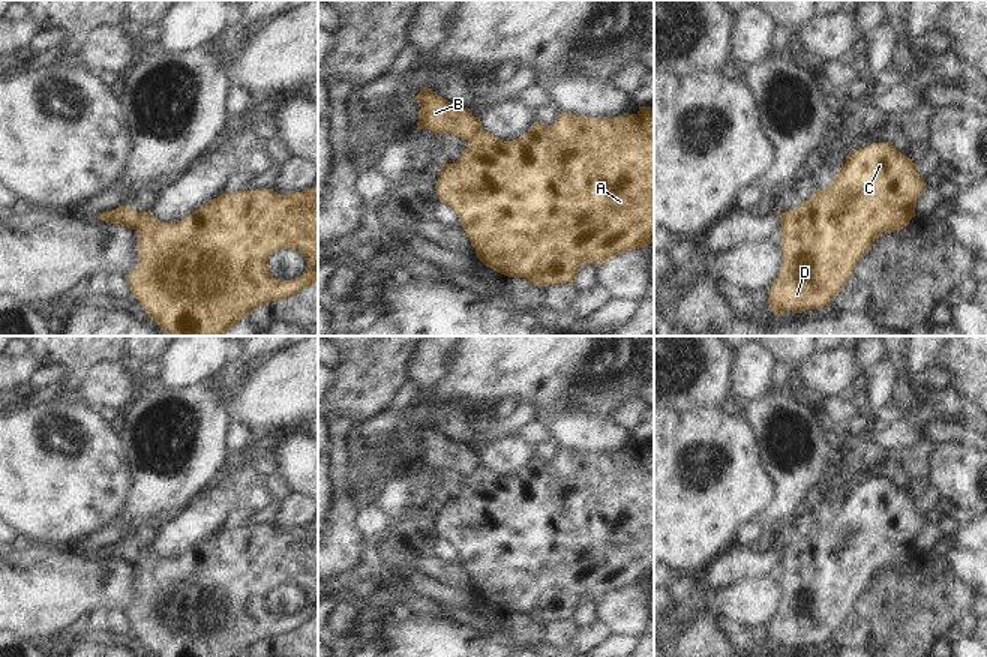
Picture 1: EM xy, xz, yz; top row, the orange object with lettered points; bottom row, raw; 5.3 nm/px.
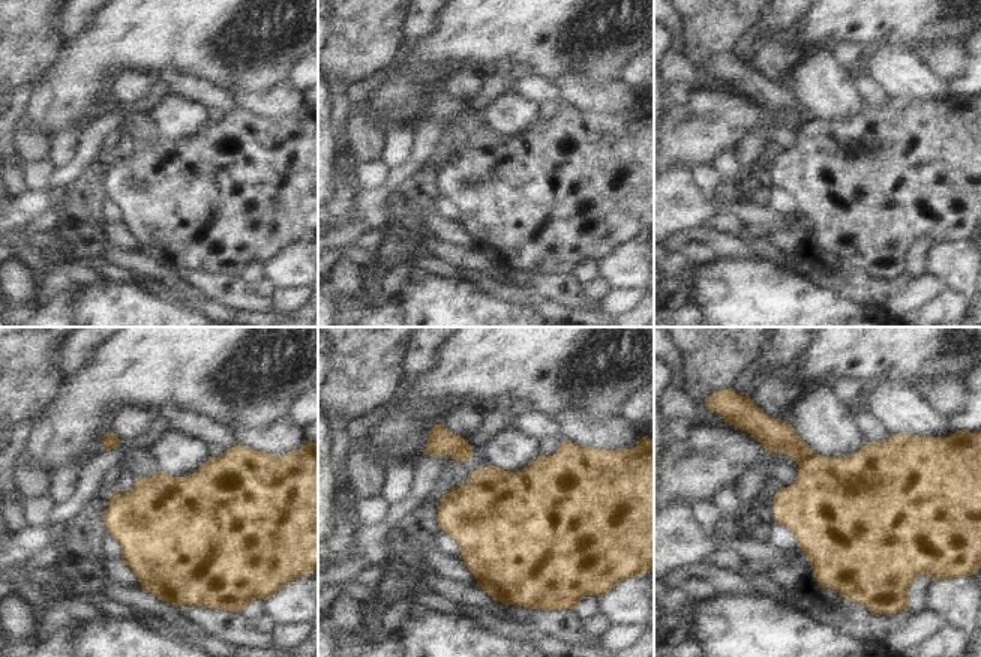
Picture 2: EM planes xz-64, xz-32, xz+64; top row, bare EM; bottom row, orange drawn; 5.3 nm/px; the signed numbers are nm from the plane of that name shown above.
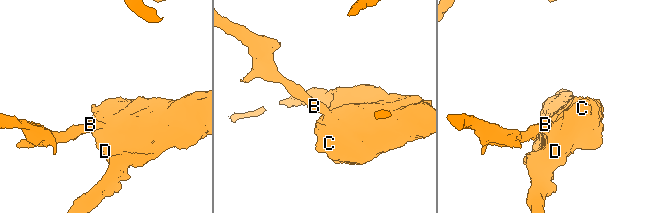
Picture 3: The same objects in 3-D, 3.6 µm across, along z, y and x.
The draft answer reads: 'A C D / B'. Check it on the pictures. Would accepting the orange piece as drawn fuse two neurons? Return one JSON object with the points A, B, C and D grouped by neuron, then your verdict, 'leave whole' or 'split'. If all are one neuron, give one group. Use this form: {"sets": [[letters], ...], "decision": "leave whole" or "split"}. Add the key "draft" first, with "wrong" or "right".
{"draft": "right", "sets": [["A", "C", "D"], ["B"]], "decision": "split"}

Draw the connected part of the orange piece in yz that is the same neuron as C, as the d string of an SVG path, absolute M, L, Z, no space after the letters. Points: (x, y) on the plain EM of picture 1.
M891 477L873 478L849 489L830 522L784 549L780 561L784 594L777 616L768 626L771 648L780 652L784 646L802 650L828 642L870 582L884 568L906 564L916 552L915 543L924 524L916 500Z

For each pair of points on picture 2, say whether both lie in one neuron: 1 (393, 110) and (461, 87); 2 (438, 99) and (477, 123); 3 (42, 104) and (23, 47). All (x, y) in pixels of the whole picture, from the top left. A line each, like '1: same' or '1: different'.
1: different
2: same
3: different

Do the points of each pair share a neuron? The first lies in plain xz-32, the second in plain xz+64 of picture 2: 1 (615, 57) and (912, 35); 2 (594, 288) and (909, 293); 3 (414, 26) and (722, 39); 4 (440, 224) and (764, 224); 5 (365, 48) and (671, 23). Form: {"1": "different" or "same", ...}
{"1": "same", "2": "same", "3": "different", "4": "same", "5": "different"}

